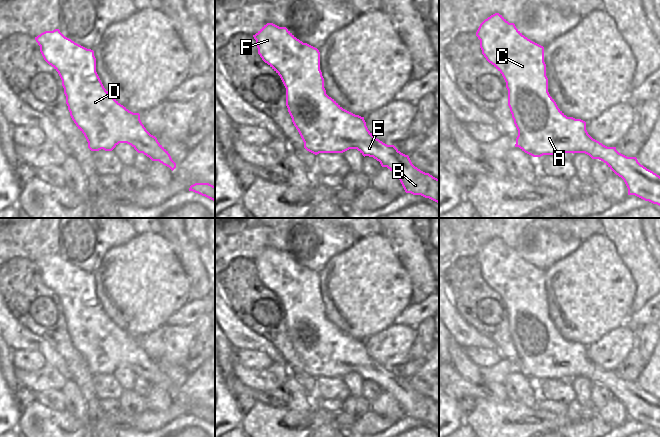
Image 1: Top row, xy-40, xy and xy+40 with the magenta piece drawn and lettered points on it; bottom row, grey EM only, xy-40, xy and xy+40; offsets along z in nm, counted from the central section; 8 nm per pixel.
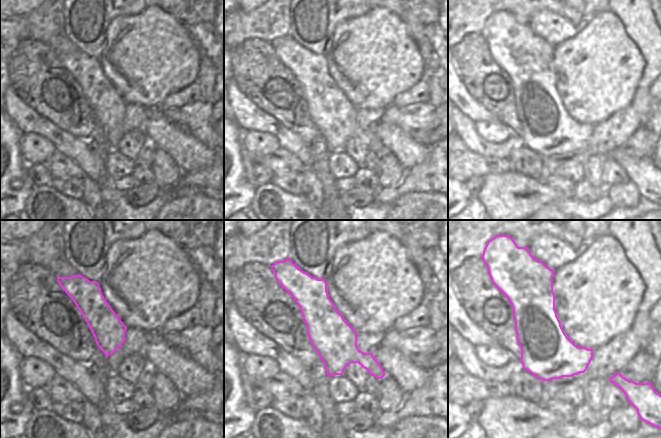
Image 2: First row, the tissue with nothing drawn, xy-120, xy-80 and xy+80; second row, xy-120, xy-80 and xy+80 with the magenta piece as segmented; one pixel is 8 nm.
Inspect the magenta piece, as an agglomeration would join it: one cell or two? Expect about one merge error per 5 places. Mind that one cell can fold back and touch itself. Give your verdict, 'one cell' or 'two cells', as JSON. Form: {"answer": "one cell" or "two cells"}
{"answer": "one cell"}

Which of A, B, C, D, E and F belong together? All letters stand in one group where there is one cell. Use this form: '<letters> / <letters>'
A B C D E F

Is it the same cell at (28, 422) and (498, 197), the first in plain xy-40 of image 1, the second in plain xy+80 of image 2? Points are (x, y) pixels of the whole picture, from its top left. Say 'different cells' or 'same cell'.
same cell

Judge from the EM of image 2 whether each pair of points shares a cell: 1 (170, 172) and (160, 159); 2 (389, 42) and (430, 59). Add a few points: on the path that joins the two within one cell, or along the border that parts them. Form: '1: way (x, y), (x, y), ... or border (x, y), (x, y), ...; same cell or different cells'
1: way (167, 169), (162, 162); same cell
2: border (410, 34), (422, 58), (423, 76); different cells

